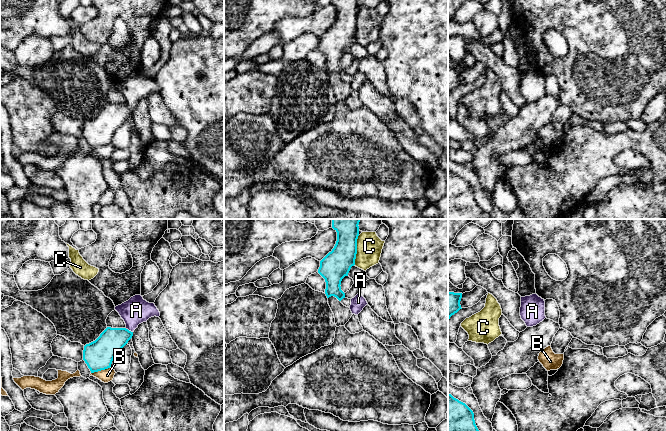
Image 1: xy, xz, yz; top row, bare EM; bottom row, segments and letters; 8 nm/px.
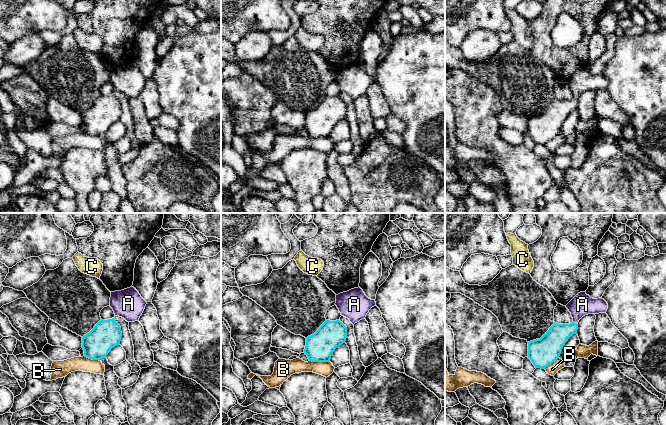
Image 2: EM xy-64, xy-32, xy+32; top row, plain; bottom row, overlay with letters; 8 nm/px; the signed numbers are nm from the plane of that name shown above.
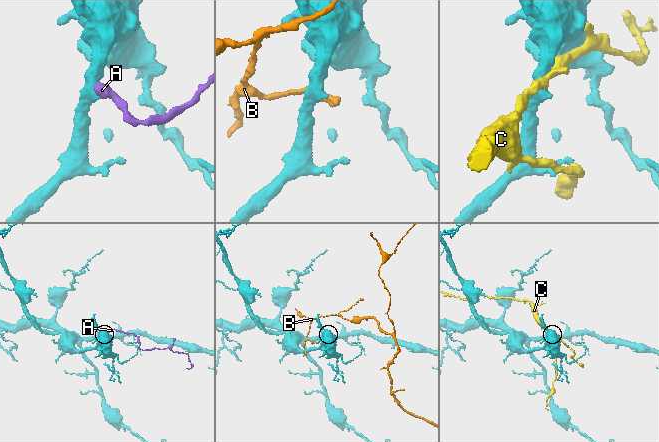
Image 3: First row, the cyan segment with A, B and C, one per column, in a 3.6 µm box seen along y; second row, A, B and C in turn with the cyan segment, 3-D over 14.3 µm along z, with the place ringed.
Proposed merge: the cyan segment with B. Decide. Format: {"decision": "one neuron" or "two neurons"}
{"decision": "two neurons"}

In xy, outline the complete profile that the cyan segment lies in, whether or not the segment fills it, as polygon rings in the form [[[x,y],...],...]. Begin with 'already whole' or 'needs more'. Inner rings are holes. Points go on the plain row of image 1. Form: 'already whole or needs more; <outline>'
needs more; [[[141,71],[131,73],[116,82],[115,86],[124,96],[126,103],[107,103],[95,117],[84,122],[83,136],[91,149],[110,144],[115,131],[132,114],[138,101],[147,98],[151,93],[160,92],[155,80],[147,78]]]

